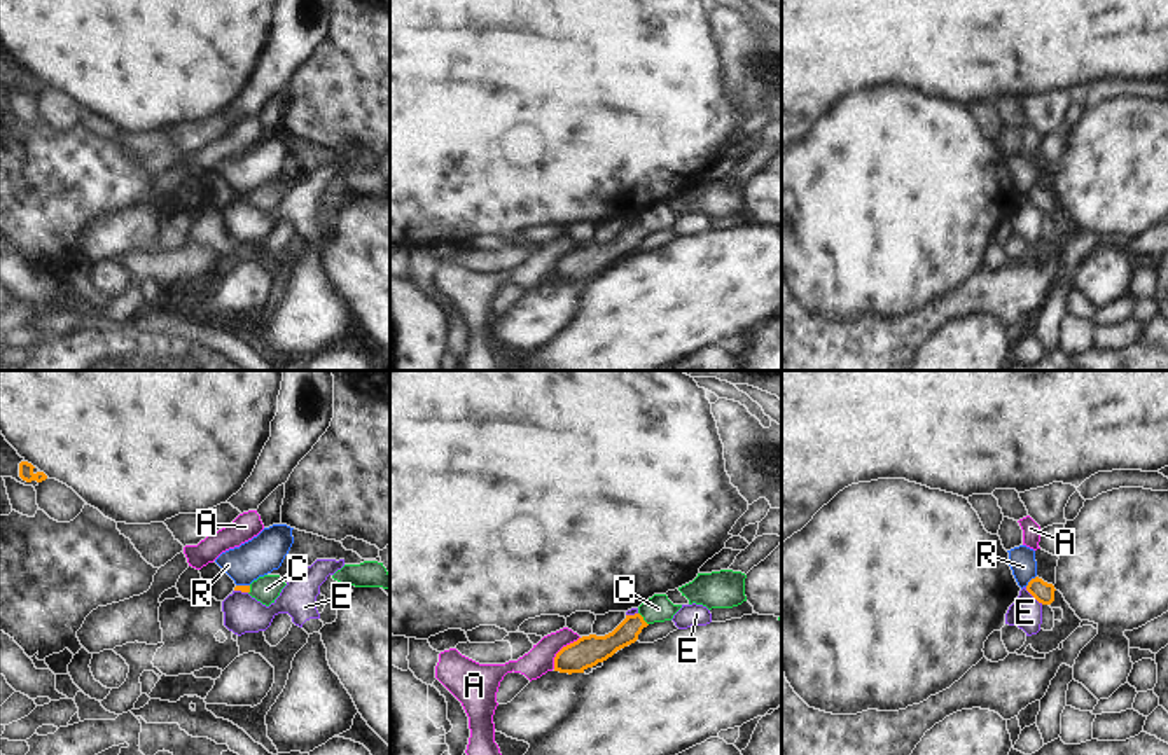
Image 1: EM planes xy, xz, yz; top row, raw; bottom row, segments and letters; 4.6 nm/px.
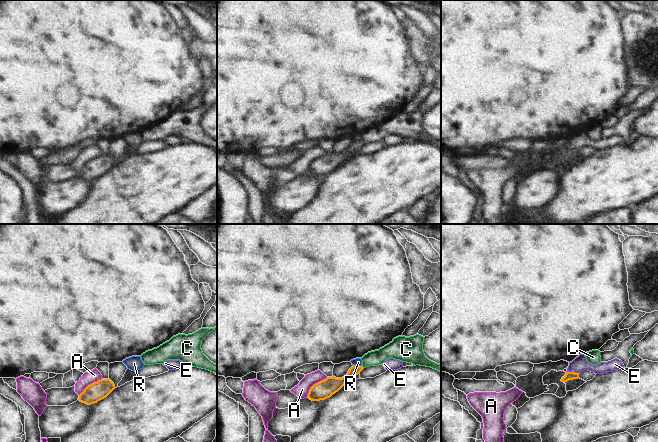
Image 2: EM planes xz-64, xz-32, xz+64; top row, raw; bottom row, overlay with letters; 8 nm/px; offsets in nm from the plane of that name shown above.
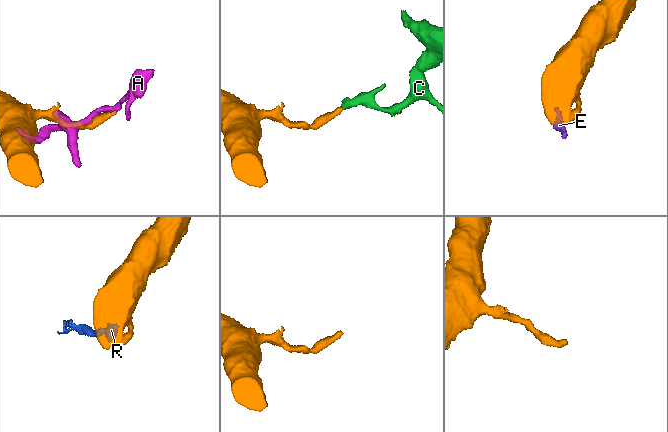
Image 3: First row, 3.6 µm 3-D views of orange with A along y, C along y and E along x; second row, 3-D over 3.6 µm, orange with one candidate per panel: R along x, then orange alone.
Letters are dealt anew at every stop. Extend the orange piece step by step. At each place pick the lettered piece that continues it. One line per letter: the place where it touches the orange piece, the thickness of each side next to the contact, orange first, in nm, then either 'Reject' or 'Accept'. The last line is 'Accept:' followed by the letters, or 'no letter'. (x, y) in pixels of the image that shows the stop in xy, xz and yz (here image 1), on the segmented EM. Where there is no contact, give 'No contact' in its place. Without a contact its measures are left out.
A: Touches orange at xz (560, 651). Thickness 140 nm (orange) against 130 nm. Reject
C: Touches orange at xz (642, 619). Thickness 130 nm (orange) against 130 nm. Accept
E: Touches orange at yz (1034, 596). Thickness 100 nm (orange) against 150 nm. Reject
R: Touches orange at yz (1030, 581). Thickness 100 nm (orange) against 130 nm. Reject
Accept: C

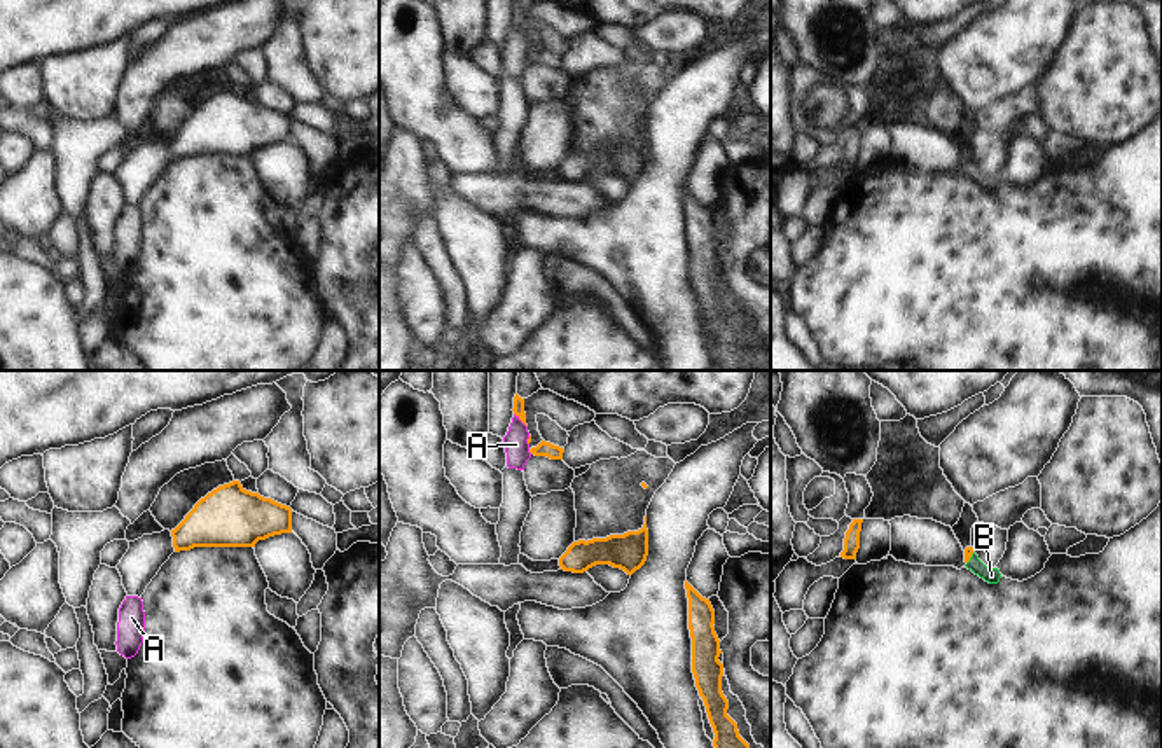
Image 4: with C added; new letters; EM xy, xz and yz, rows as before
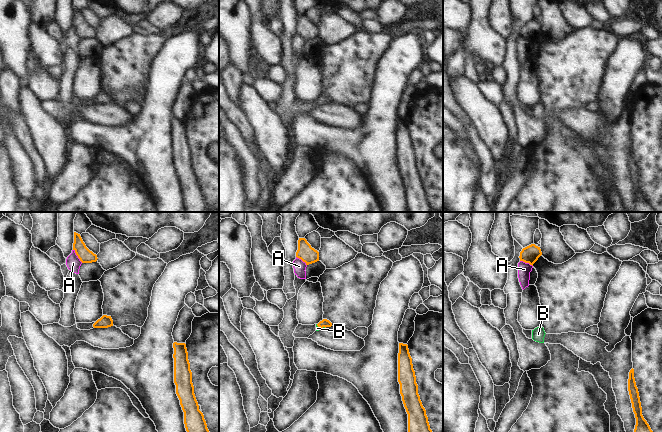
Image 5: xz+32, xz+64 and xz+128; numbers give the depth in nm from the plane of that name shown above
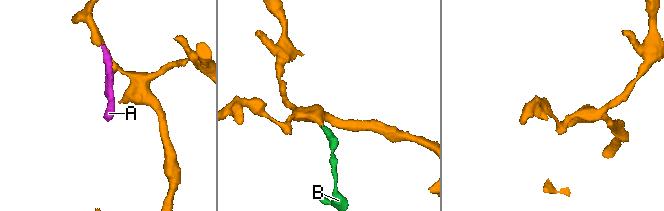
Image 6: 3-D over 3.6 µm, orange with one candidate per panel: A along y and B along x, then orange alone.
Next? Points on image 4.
A: Touches orange at xz (519, 418). Thickness 50 nm (orange) against 110 nm. Reject
B: Touches orange at yz (970, 556). Thickness 50 nm (orange) against 70 nm. Accept
Accept: B

